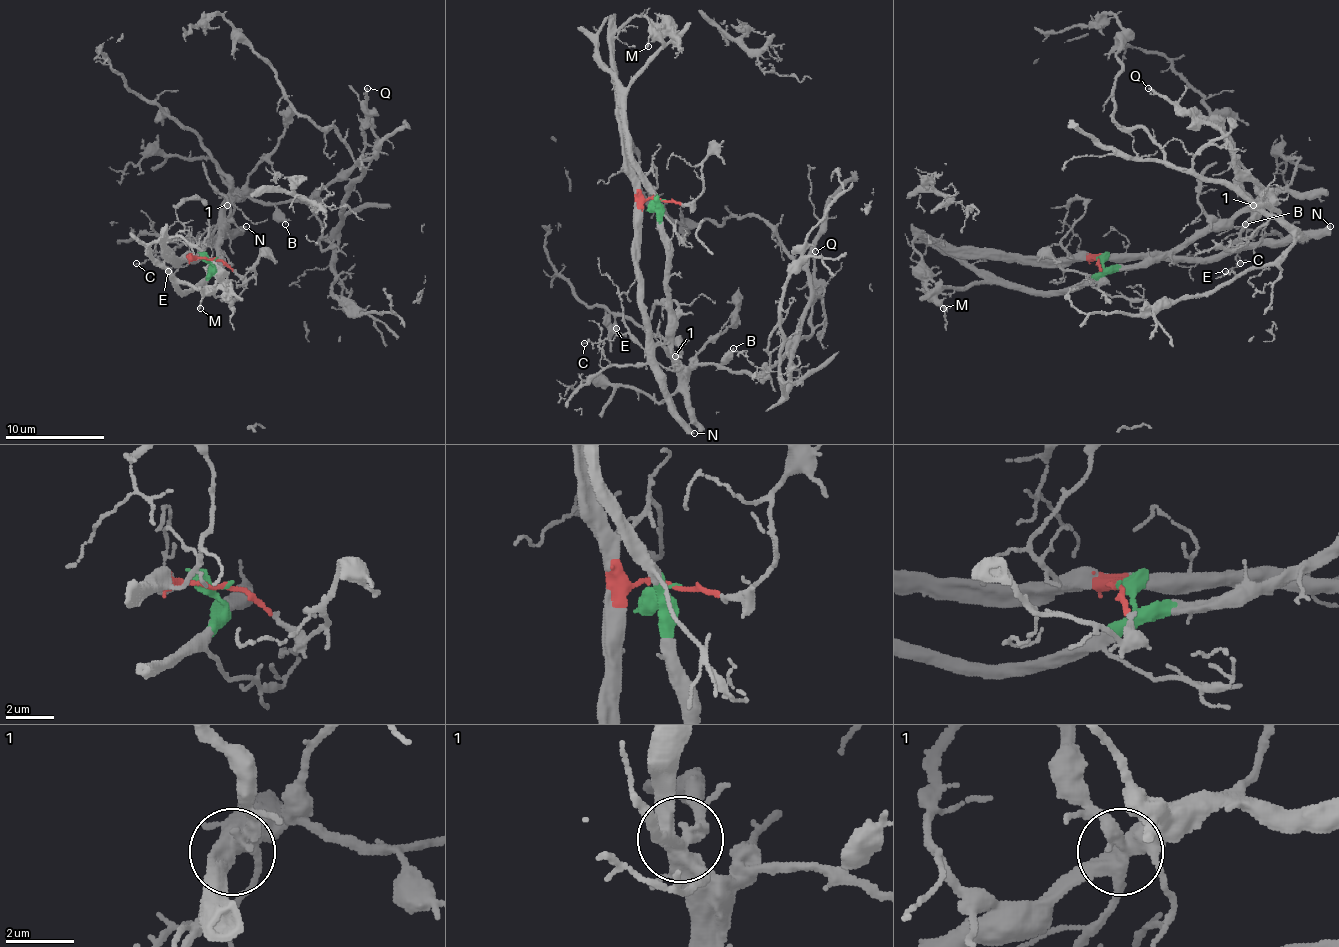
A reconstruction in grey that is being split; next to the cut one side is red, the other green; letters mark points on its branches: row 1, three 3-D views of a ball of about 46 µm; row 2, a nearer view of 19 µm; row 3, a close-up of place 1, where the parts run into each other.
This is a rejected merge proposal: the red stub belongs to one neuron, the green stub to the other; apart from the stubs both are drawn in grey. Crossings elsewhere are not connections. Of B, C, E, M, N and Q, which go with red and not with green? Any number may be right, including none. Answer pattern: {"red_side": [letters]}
{"red_side": ["C", "E", "N"]}

